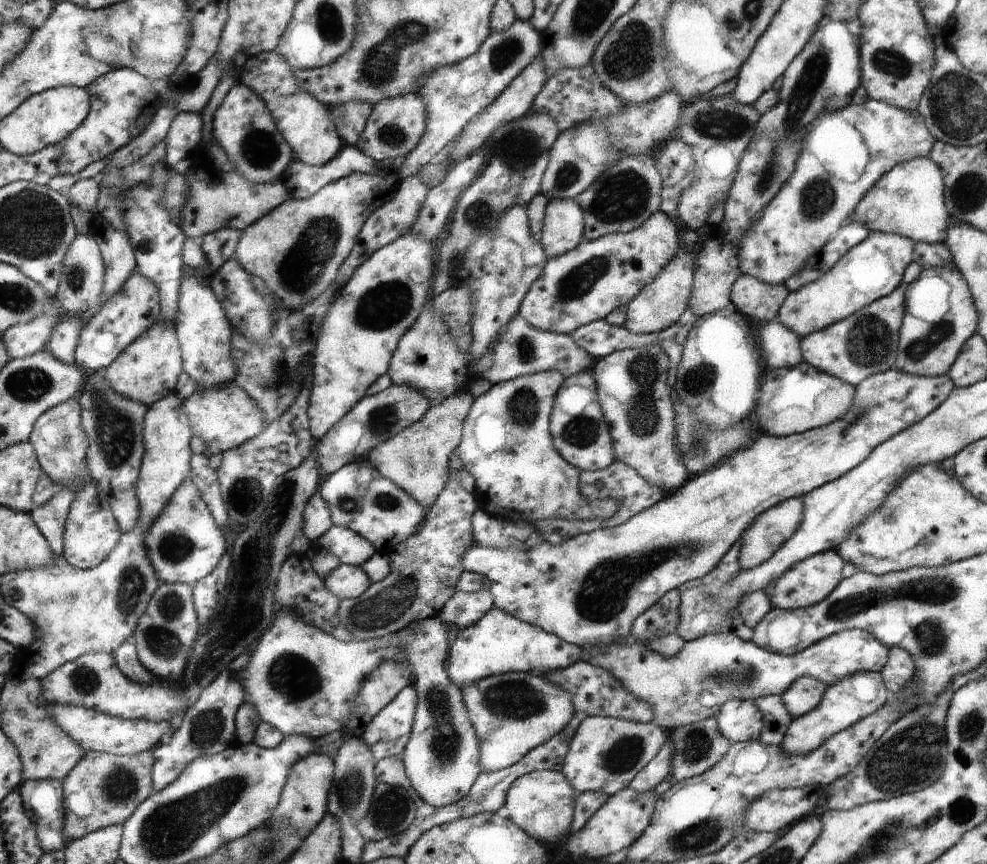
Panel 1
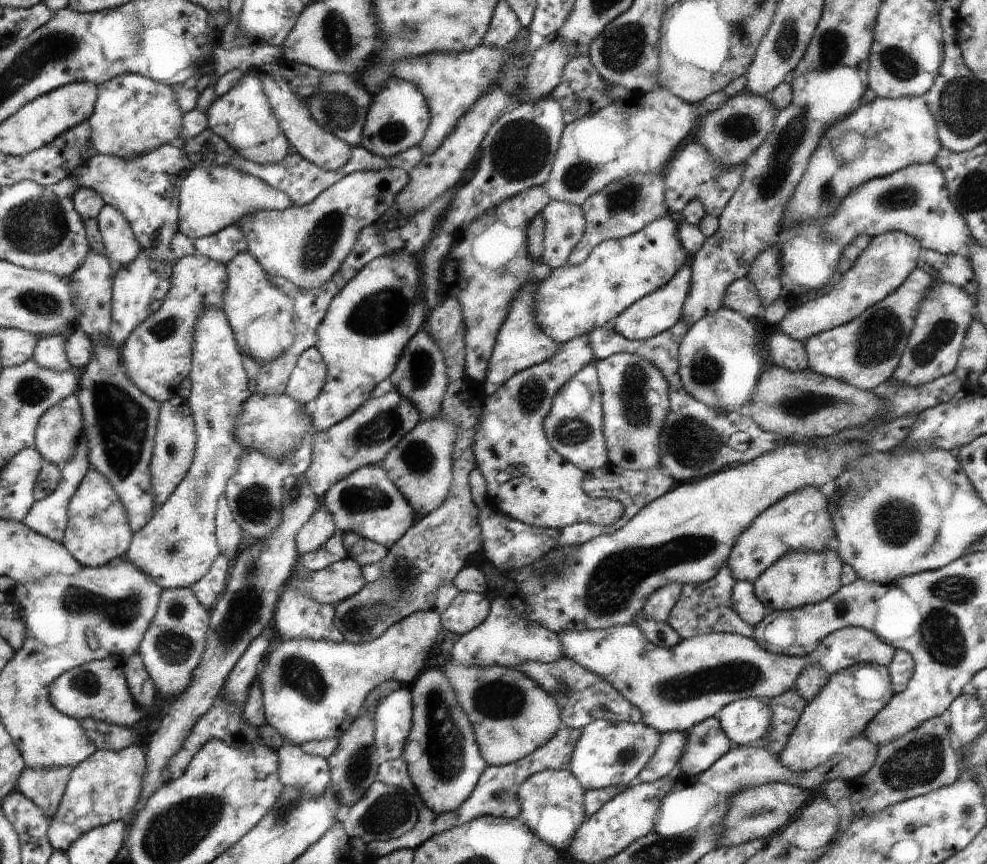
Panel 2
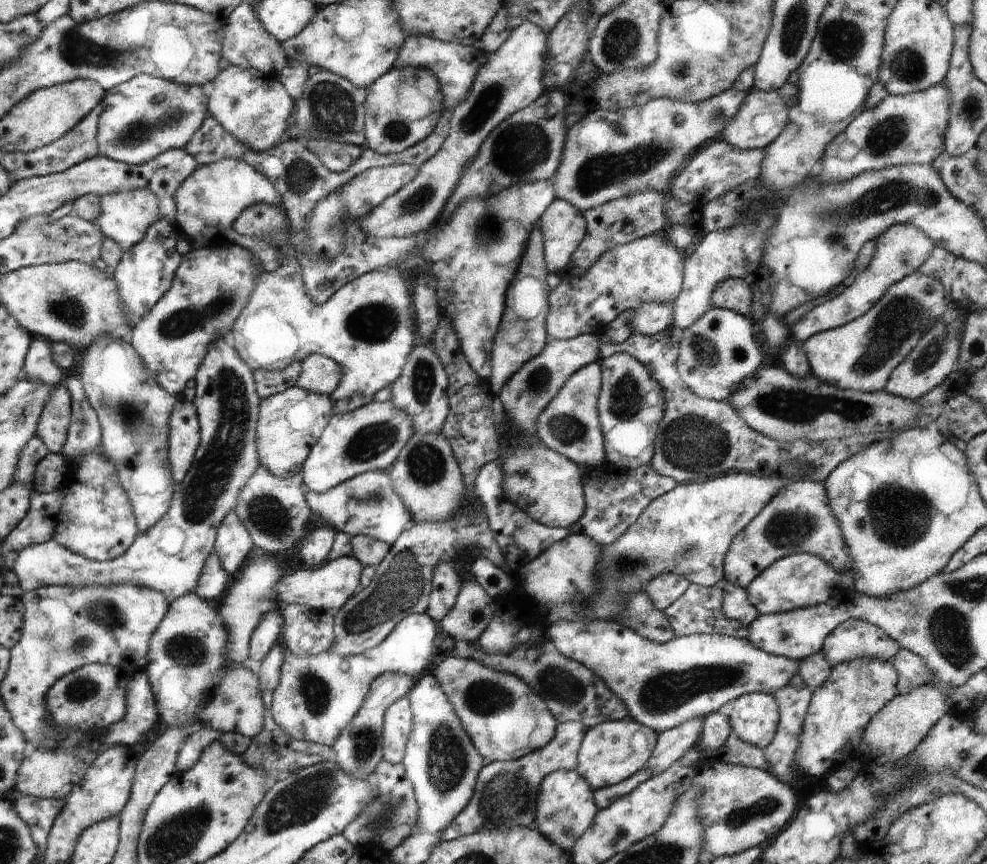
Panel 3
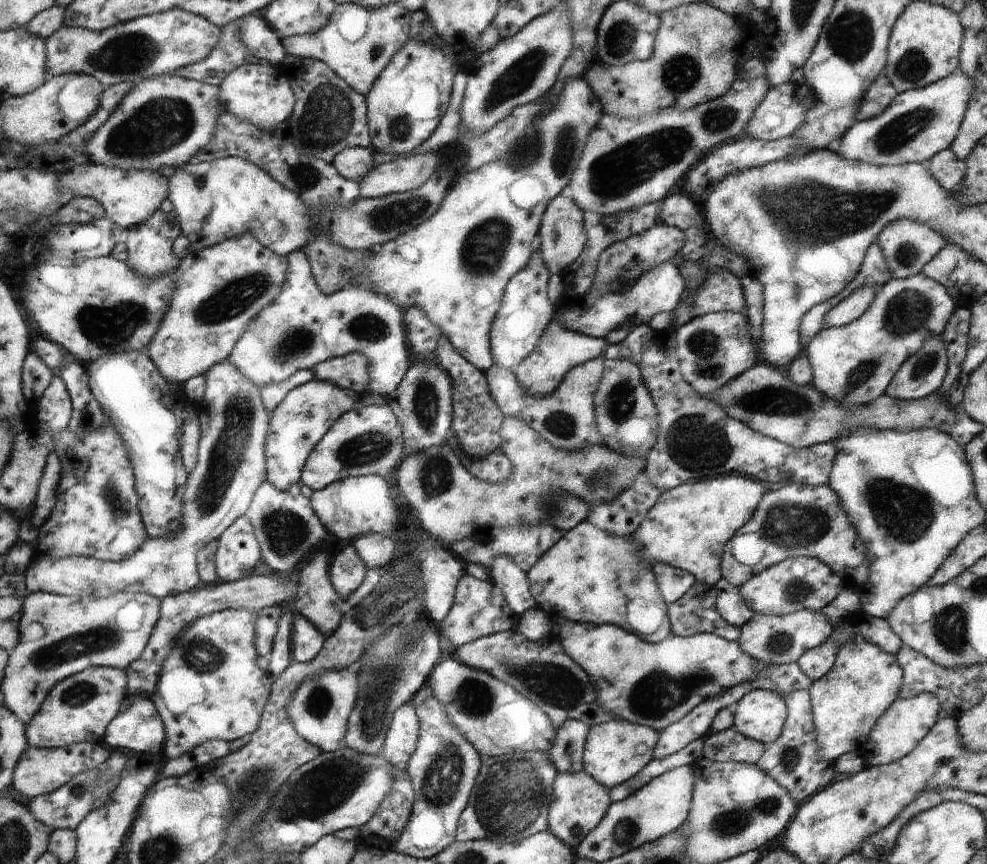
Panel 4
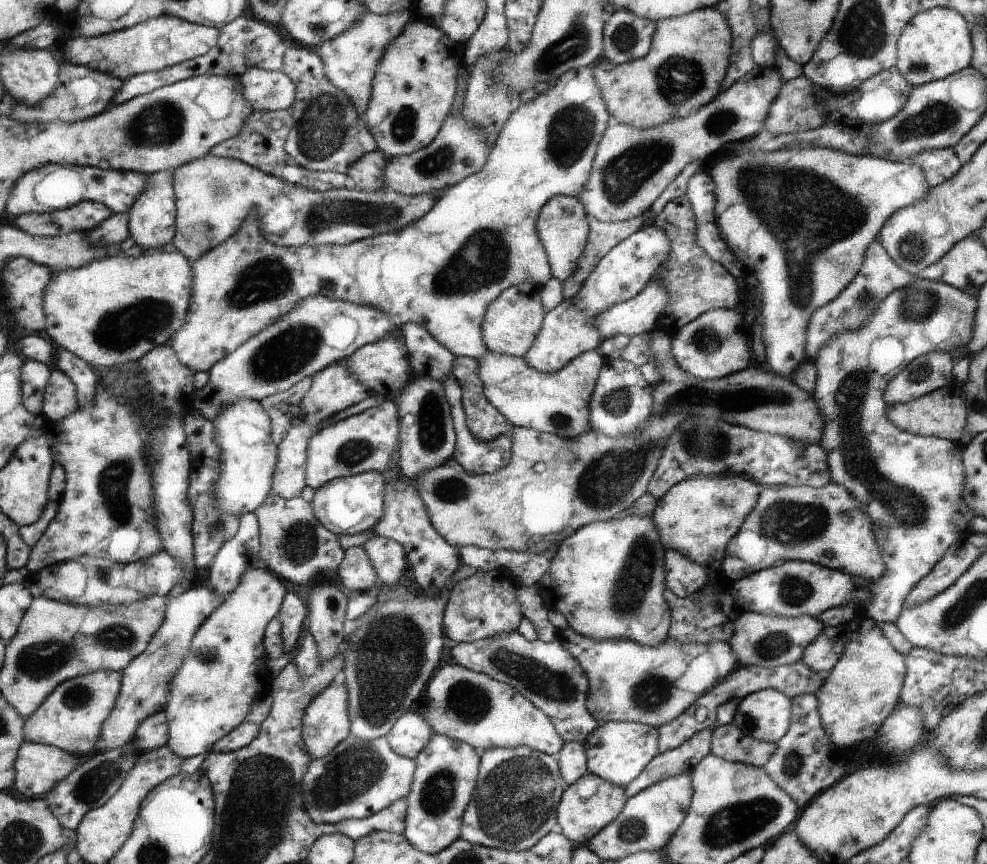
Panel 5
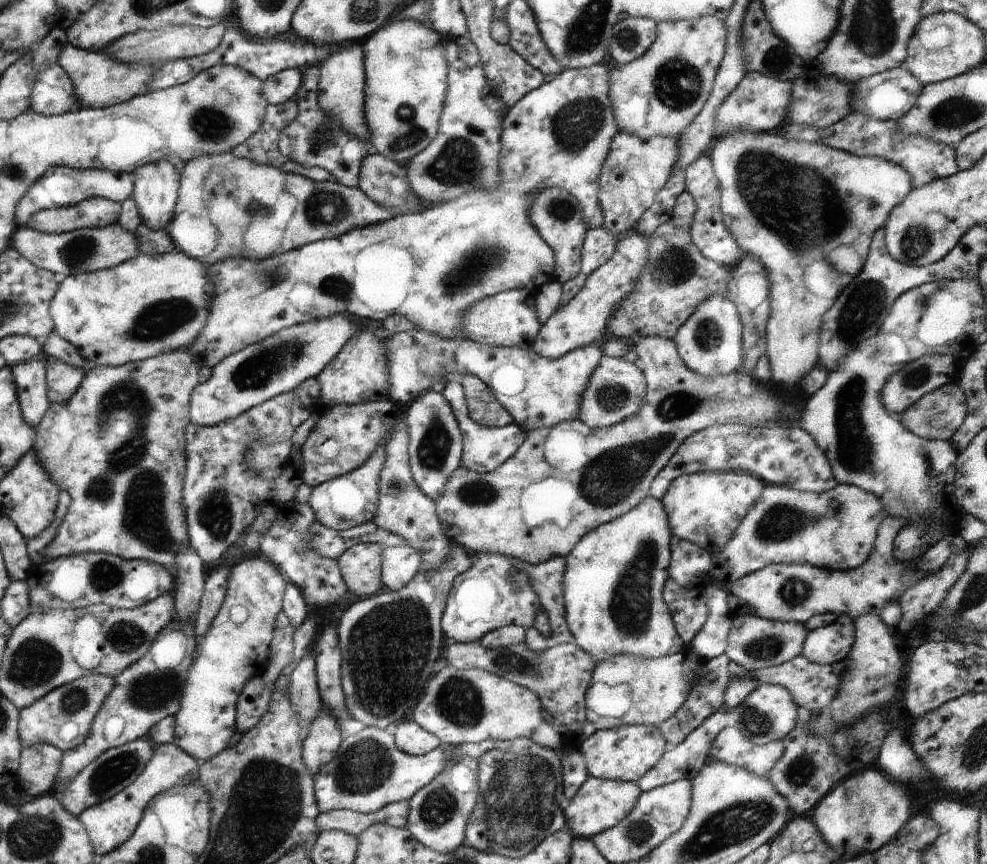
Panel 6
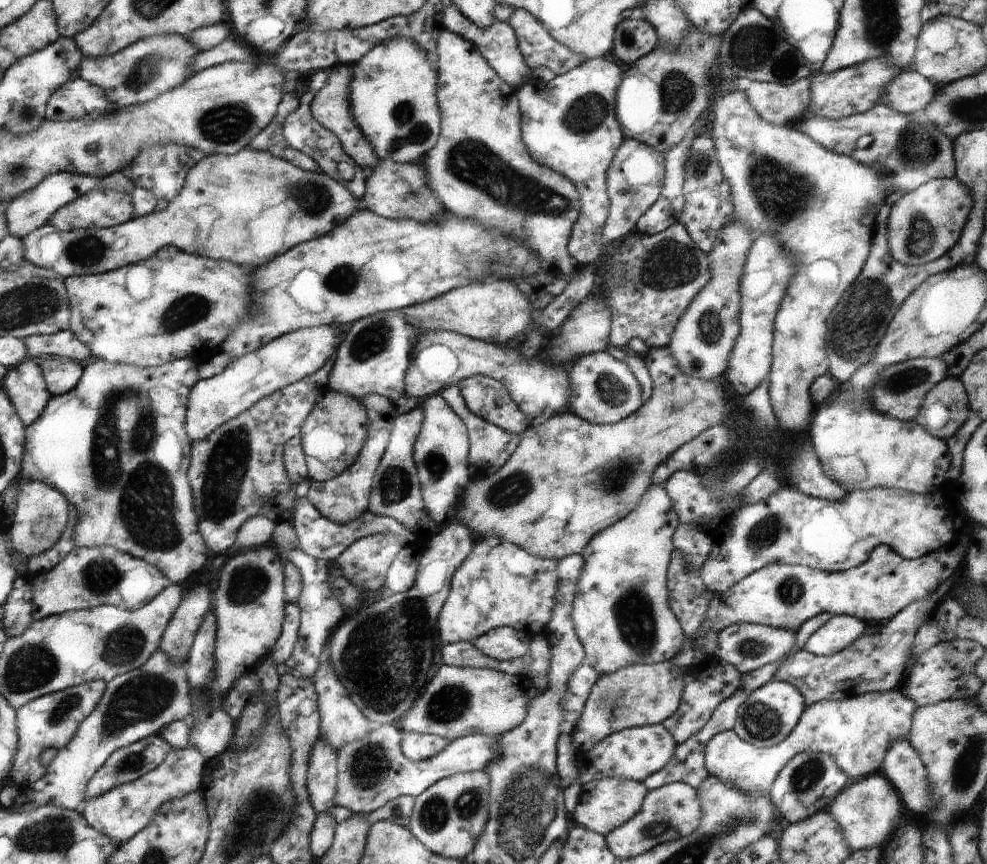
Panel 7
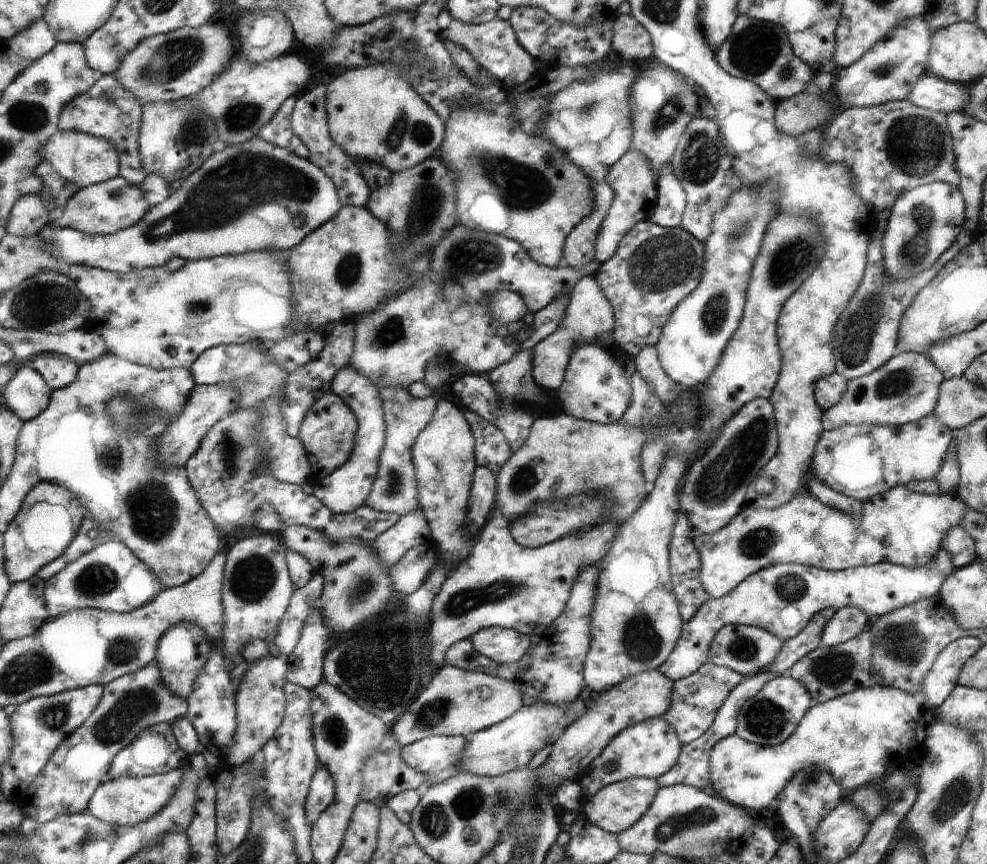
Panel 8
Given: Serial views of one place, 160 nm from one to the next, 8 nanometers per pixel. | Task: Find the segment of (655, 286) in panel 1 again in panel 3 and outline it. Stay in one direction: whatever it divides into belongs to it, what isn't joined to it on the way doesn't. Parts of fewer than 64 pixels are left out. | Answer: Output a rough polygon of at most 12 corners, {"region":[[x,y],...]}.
{"region":[[644,302],[632,330],[655,335],[674,324],[673,303]]}

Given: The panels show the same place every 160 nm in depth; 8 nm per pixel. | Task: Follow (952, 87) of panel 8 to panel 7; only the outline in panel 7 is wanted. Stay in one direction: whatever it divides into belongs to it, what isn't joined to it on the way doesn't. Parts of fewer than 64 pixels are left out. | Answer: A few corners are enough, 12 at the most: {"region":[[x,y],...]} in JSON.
{"region":[[906,68],[880,103],[916,114],[938,98],[941,88]]}

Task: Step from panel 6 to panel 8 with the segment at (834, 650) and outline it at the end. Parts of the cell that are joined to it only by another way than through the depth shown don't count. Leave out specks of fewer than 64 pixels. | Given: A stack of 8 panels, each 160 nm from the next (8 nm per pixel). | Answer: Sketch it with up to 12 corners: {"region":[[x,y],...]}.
{"region":[[855,606],[838,609],[826,623],[821,646],[850,641],[869,628]]}

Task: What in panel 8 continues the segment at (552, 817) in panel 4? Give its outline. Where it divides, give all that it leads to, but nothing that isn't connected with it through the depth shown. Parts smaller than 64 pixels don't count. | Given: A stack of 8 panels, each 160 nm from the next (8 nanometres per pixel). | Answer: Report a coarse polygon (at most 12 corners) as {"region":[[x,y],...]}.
{"region":[[634,777],[583,797],[580,814],[618,835],[650,808],[660,783]]}

